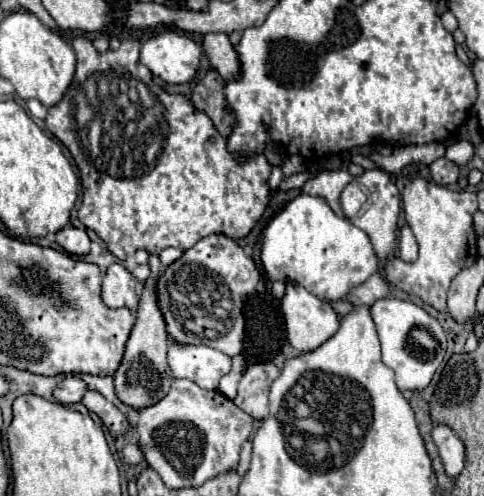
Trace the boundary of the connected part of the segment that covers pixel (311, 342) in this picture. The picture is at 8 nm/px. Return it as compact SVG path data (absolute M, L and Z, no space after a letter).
M288 282L286 284L286 292L284 292L284 298L282 298L280 310L282 310L282 316L284 316L288 342L298 352L310 352L310 350L318 348L320 344L324 344L340 328L340 320L338 320L334 308L330 304L322 302L320 298L316 298L314 294L310 294L298 282Z

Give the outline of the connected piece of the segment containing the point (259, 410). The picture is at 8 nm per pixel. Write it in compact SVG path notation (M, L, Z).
M274 362L250 364L238 384L238 394L232 402L254 420L264 420L268 416L268 392L278 374L280 368Z

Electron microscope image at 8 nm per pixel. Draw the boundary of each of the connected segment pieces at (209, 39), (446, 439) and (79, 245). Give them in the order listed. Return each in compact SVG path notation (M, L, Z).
M204 34L202 48L210 66L222 78L238 78L238 56L226 34Z
M444 424L434 426L432 430L432 438L438 446L438 452L442 456L444 468L448 476L458 476L464 468L464 442L458 438L458 434Z
M68 224L66 228L62 228L62 230L56 234L56 242L58 242L68 254L74 254L74 256L86 256L86 254L90 252L90 238L88 238L86 230L74 228L72 224Z

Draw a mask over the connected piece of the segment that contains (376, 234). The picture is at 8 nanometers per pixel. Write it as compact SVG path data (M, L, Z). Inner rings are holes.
M366 170L362 176L352 178L352 182L358 182L358 184L366 186L370 190L370 200L372 200L372 204L366 210L362 210L356 218L352 218L352 222L368 234L378 258L384 262L384 260L388 260L388 256L394 252L394 246L396 246L396 230L398 230L398 214L400 214L400 192L390 182L390 176L382 170Z

